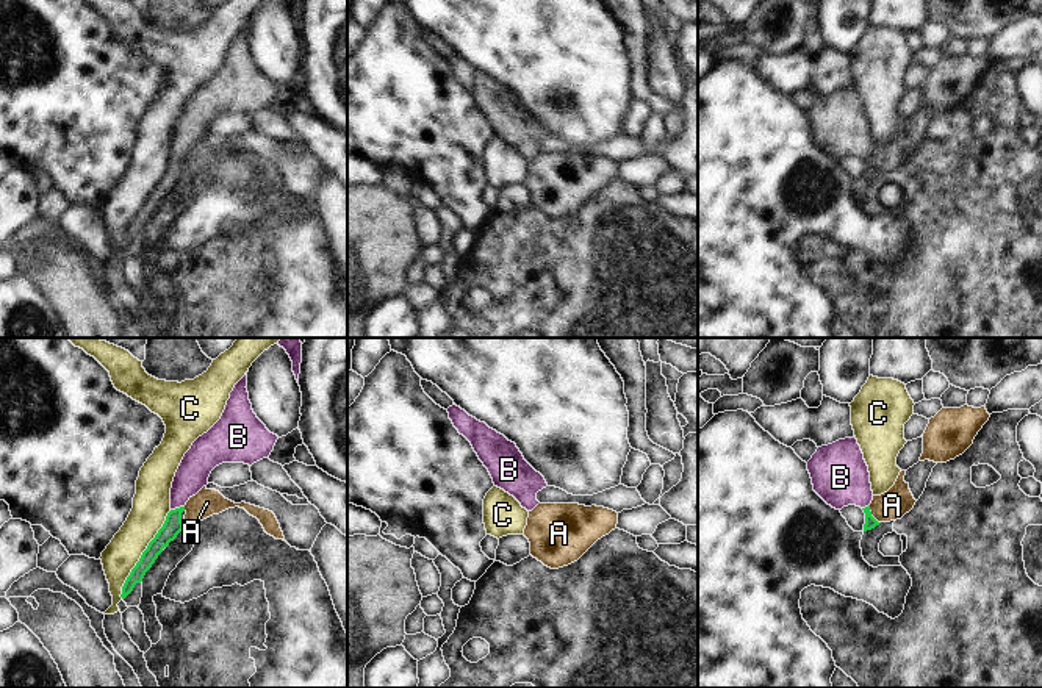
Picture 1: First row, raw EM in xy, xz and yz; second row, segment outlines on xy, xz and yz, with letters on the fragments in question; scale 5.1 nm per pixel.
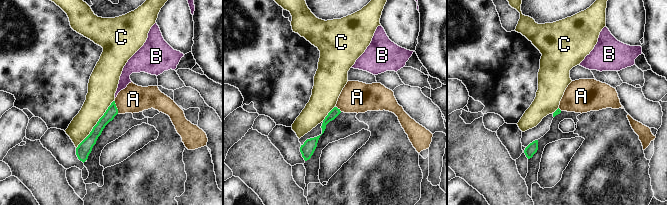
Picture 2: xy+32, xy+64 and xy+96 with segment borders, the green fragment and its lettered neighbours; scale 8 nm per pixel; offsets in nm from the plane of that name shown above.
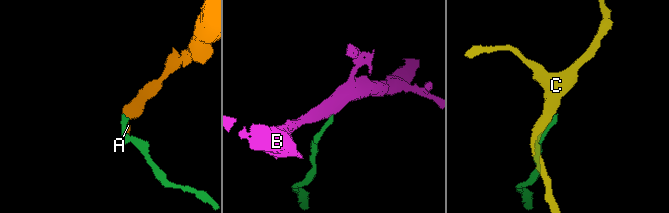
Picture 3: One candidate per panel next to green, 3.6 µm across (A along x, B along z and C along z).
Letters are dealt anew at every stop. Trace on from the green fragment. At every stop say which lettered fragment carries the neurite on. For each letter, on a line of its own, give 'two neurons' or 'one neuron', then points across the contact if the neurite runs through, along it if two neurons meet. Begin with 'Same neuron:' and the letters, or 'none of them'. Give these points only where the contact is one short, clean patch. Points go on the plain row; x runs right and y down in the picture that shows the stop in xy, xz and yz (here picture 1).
Same neuron: B
A: two neurons; border along yz (869, 155), (870, 163), (880, 172)
B: one neuron; runs through xy (172, 175), (177, 158), (180, 141), (196, 116)
C: two neurons; border along xy (171, 160), (127, 227), (122, 236), (122, 249)

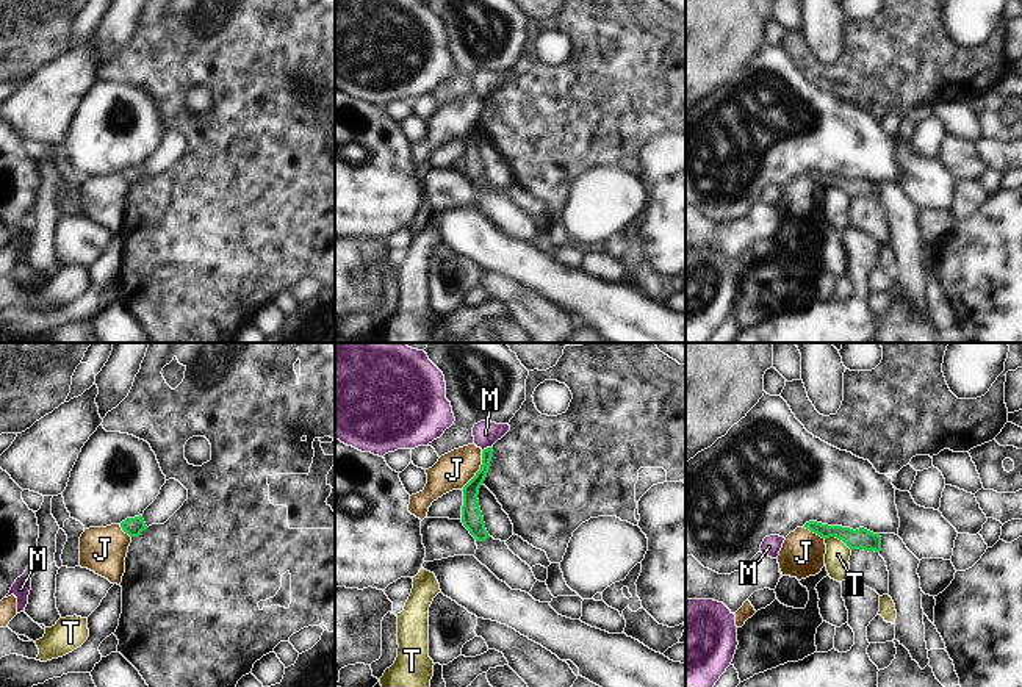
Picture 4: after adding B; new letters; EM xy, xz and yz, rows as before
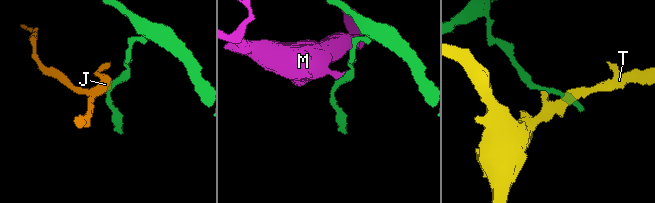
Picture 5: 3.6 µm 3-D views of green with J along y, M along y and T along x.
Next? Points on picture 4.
Same neuron: none of them
J: two neurons; border along xz (482, 100), (481, 118), (462, 140)
M: two neurons; border along xz (490, 96), (482, 100)
T: two neurons; border along yz (825, 188), (836, 187), (850, 199)

